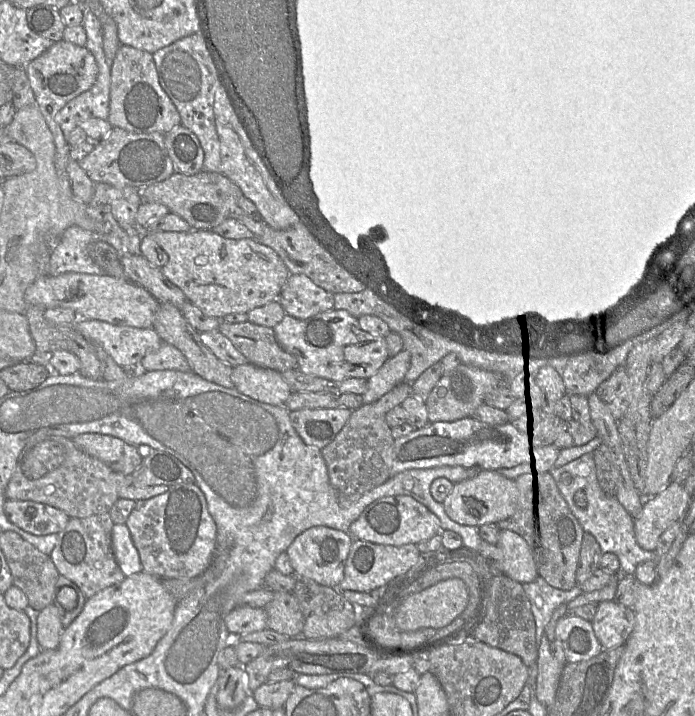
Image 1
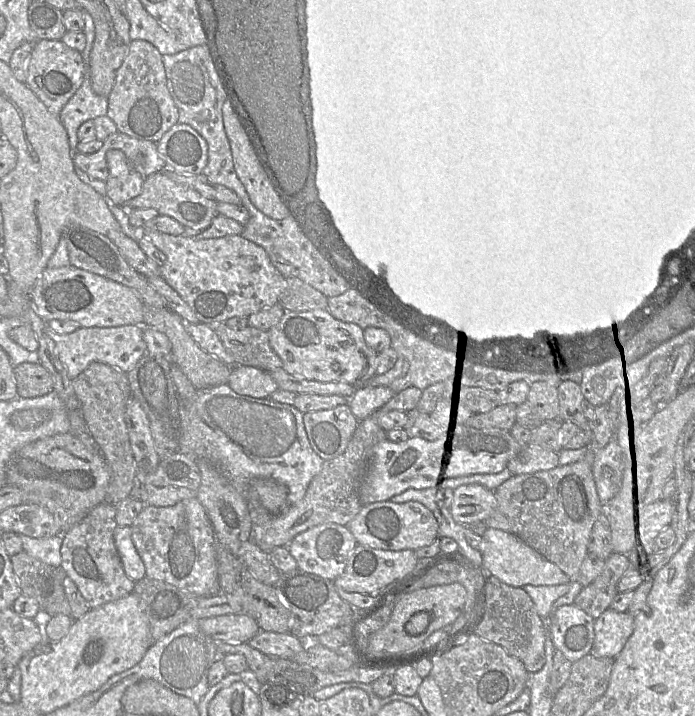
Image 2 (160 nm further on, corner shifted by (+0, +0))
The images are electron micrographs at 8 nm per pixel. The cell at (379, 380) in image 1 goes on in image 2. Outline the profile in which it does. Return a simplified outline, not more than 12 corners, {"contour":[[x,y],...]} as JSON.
{"contour":[[389,387],[356,388],[348,405],[361,421],[394,395]]}

